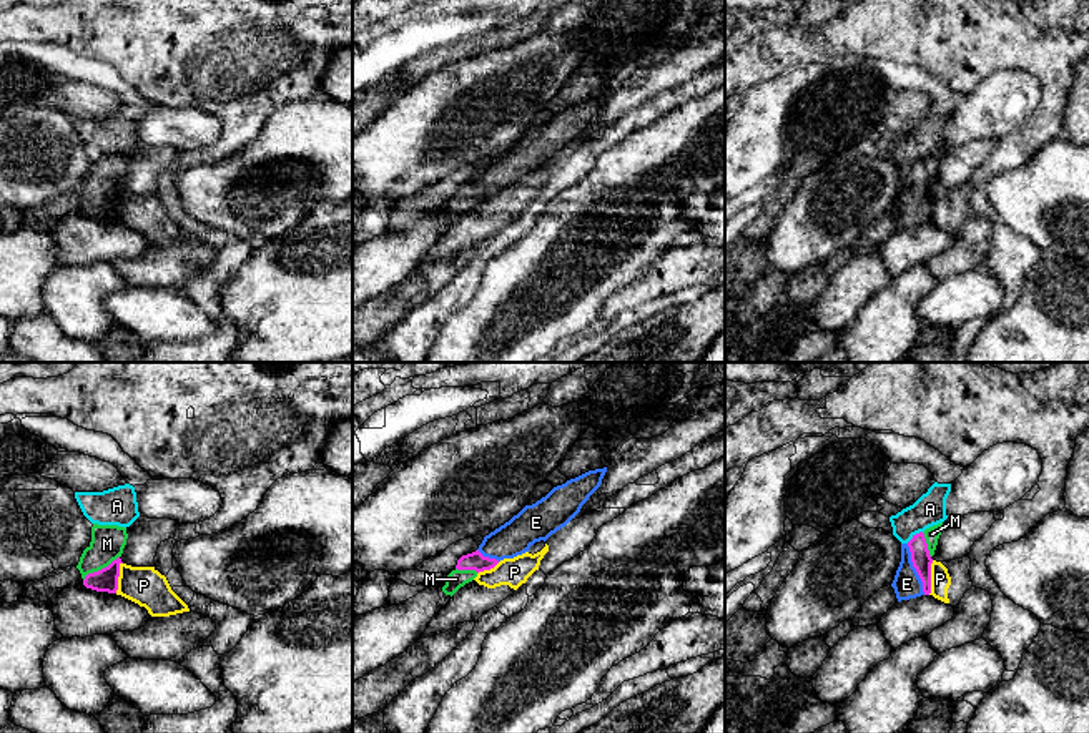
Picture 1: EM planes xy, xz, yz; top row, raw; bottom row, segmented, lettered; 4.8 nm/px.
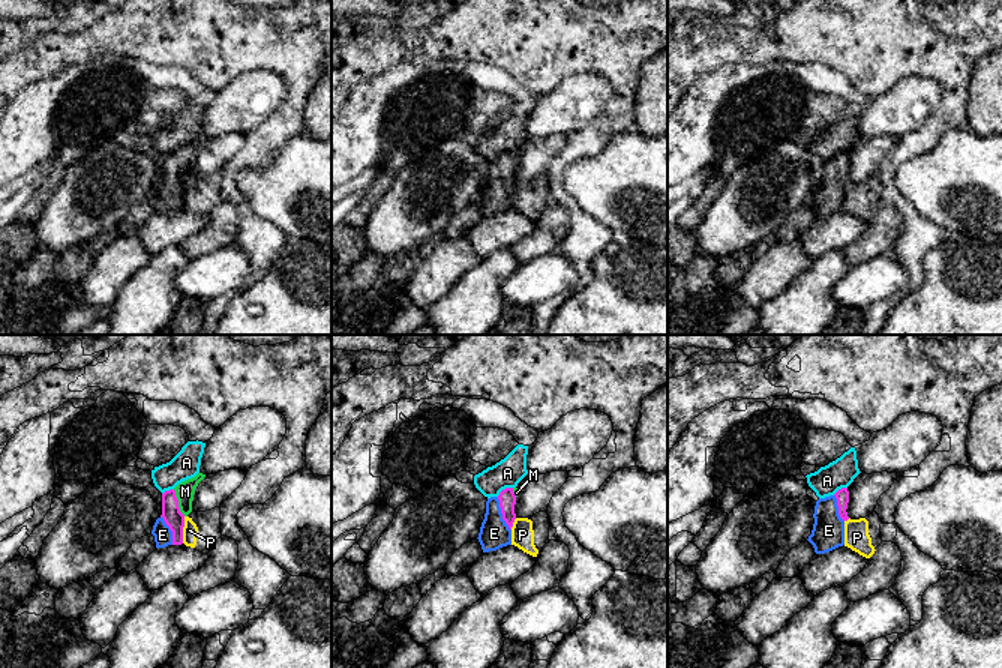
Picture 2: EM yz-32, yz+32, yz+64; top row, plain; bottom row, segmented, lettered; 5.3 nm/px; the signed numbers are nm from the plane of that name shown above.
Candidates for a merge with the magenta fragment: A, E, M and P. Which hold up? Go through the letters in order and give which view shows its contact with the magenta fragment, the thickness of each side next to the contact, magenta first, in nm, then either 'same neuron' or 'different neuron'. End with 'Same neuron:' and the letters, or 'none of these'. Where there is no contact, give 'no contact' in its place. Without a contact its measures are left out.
A: meets magenta in yz; 100 nm thick on the magenta side, 160 nm on the other; different neuron
E: meets magenta in yz; 100 nm thick on the magenta side, 140 nm on the other; same neuron
M: meets magenta in xy; 110 nm thick on the magenta side, 160 nm on the other; same neuron
P: meets magenta in yz; 100 nm thick on the magenta side, 100 nm on the other; different neuron
Same neuron: E, M

